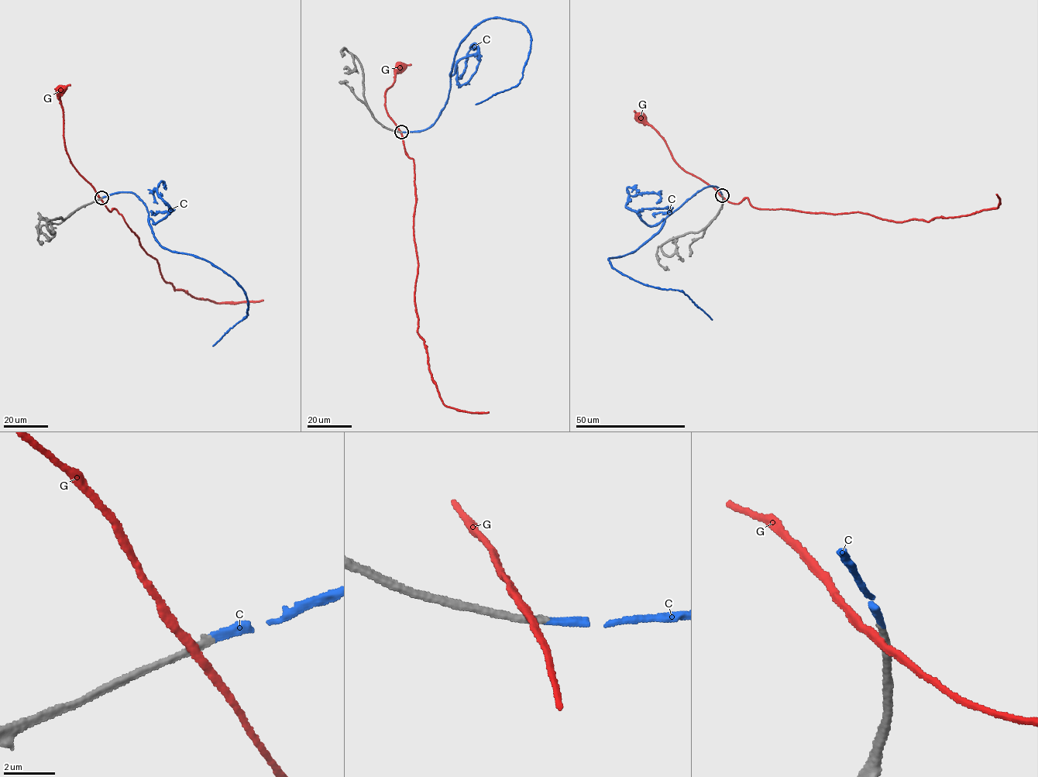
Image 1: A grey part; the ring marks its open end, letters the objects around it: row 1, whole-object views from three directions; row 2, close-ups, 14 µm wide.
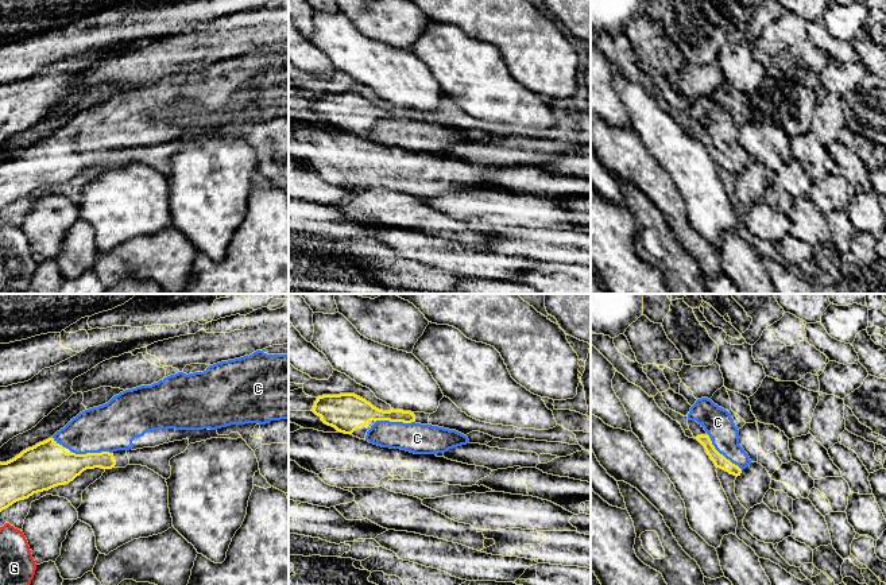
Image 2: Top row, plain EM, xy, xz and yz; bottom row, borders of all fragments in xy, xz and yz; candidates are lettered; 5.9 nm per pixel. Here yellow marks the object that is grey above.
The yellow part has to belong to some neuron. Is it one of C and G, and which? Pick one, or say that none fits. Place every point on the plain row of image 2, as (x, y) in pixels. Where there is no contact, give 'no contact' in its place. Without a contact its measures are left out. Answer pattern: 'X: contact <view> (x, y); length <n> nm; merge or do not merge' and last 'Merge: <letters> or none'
C: contact yz (722, 152); length 300 nm; merge
G: no contact; do not merge
Merge: C

